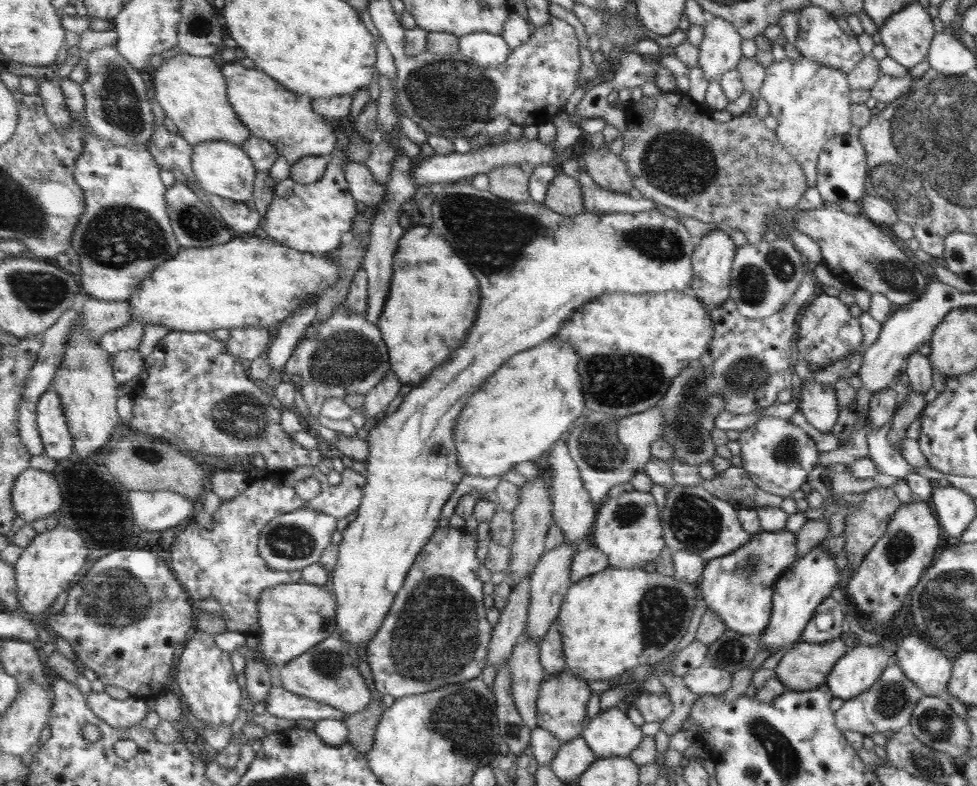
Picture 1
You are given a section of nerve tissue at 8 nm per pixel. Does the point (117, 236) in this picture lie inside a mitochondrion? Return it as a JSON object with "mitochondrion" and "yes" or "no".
{"mitochondrion":"yes"}

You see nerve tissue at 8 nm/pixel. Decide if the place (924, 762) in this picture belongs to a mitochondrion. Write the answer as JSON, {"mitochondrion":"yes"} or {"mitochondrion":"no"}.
{"mitochondrion":"yes"}

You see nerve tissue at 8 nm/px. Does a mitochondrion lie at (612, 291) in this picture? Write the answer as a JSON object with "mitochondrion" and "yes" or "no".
{"mitochondrion":"no"}

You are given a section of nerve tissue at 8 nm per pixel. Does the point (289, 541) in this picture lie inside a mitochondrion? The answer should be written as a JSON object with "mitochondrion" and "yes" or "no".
{"mitochondrion":"yes"}

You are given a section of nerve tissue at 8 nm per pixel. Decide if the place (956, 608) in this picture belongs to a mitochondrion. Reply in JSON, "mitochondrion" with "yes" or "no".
{"mitochondrion":"yes"}

